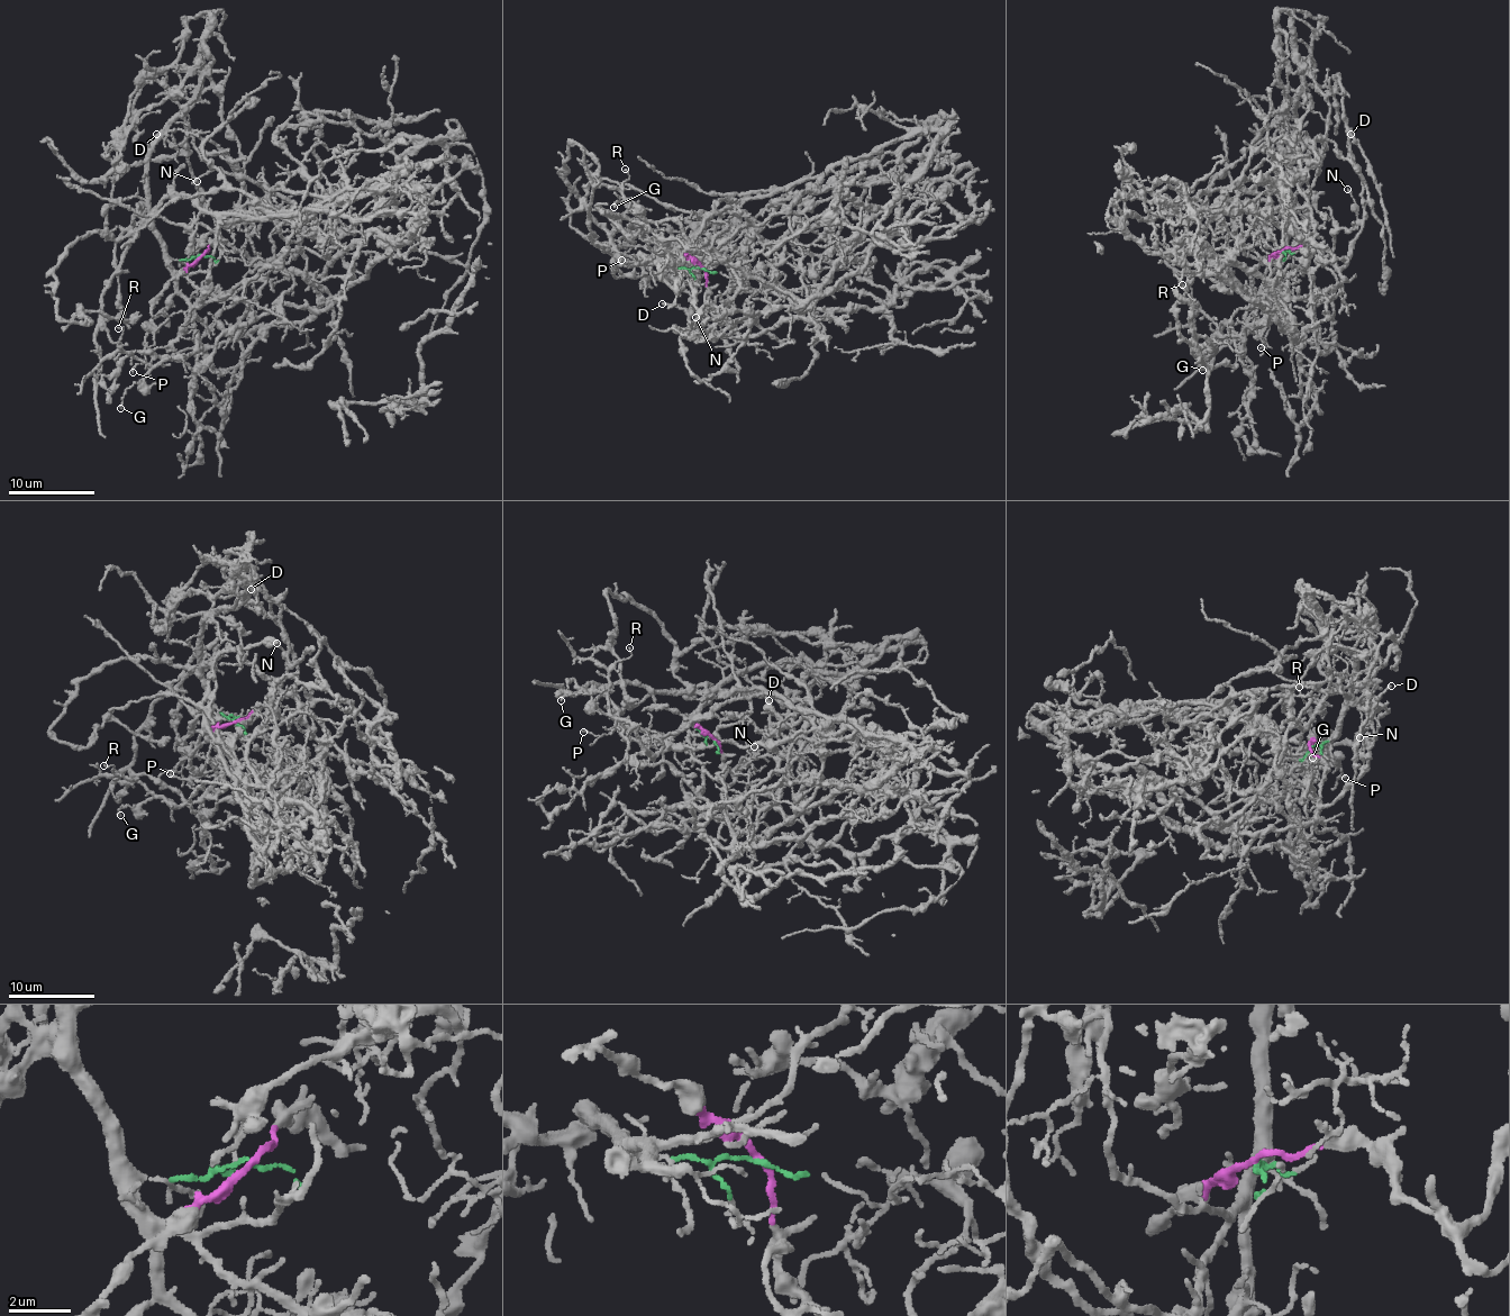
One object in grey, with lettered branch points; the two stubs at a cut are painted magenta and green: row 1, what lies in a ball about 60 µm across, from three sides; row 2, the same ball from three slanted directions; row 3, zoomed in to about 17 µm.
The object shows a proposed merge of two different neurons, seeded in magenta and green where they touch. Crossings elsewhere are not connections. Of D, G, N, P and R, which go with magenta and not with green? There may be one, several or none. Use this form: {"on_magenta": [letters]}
{"on_magenta": ["D", "N"]}

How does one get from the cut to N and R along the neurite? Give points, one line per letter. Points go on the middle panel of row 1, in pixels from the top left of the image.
N: (701, 268), (706, 273), (708, 298), (731, 327), (729, 334), (711, 334), (700, 339), (694, 332), (696, 317)
R: (701, 270), (671, 270), (689, 261), (688, 241), (676, 223), (637, 215), (622, 192), (626, 169)

